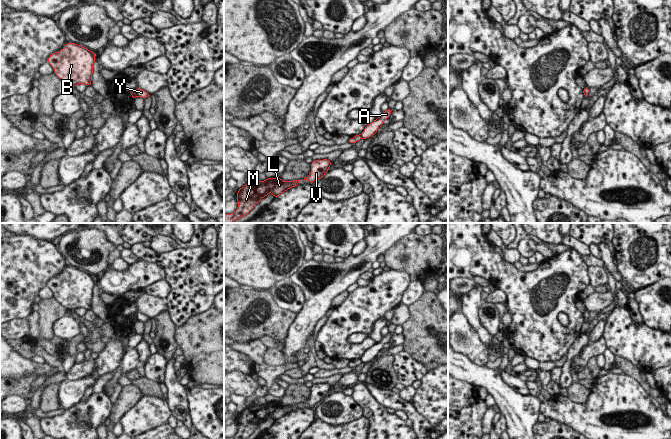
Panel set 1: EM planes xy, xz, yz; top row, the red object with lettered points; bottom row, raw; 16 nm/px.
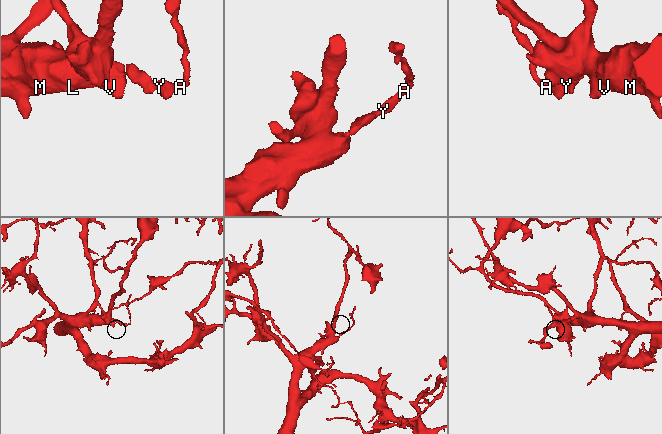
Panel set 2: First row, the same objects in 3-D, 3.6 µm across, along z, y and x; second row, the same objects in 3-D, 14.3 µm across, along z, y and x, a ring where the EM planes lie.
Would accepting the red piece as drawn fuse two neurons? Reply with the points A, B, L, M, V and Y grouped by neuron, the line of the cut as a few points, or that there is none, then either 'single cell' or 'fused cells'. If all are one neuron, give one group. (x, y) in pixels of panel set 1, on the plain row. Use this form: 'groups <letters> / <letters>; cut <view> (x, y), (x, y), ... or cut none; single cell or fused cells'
groups A Y / B L M V; cut xz (360, 358), (362, 361); fused cells

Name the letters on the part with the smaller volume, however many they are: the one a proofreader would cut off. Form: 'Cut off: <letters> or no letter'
Cut off: A, Y

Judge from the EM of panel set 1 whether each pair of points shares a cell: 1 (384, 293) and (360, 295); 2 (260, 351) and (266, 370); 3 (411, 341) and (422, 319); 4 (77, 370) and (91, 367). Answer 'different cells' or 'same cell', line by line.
1: same cell
2: same cell
3: same cell
4: same cell

